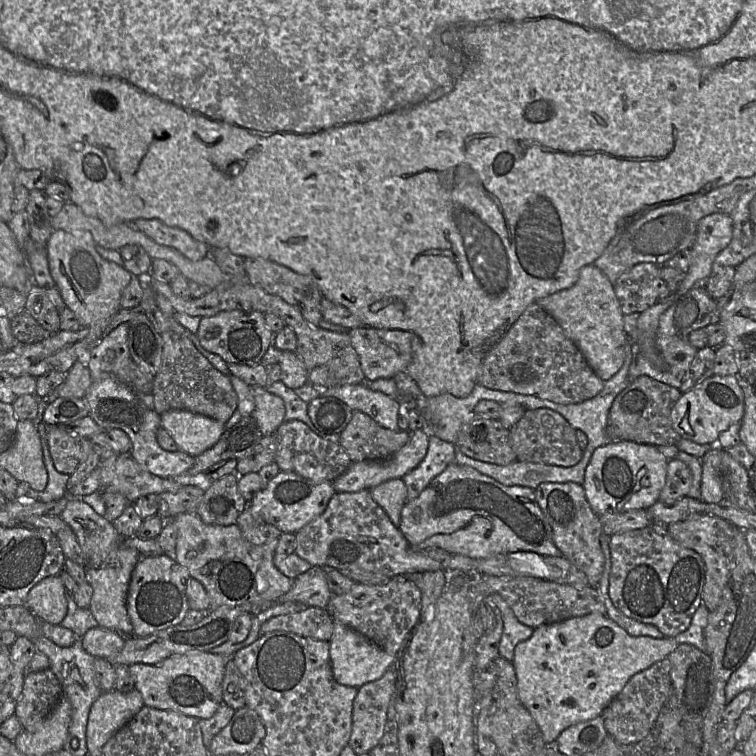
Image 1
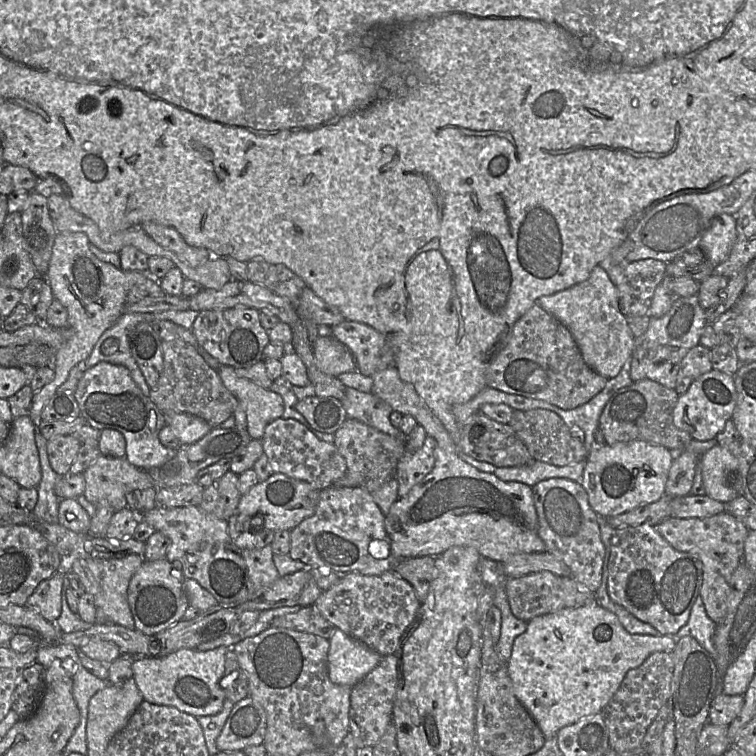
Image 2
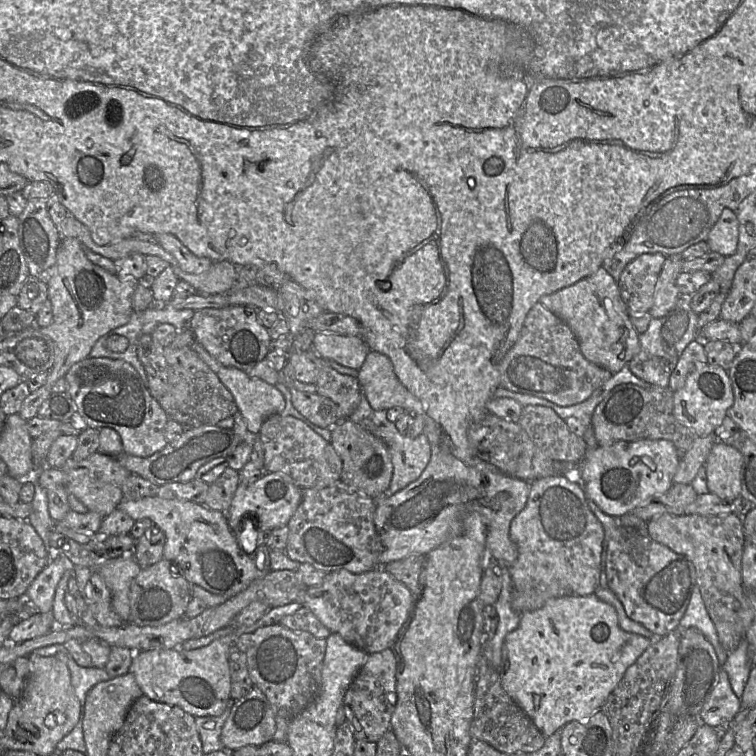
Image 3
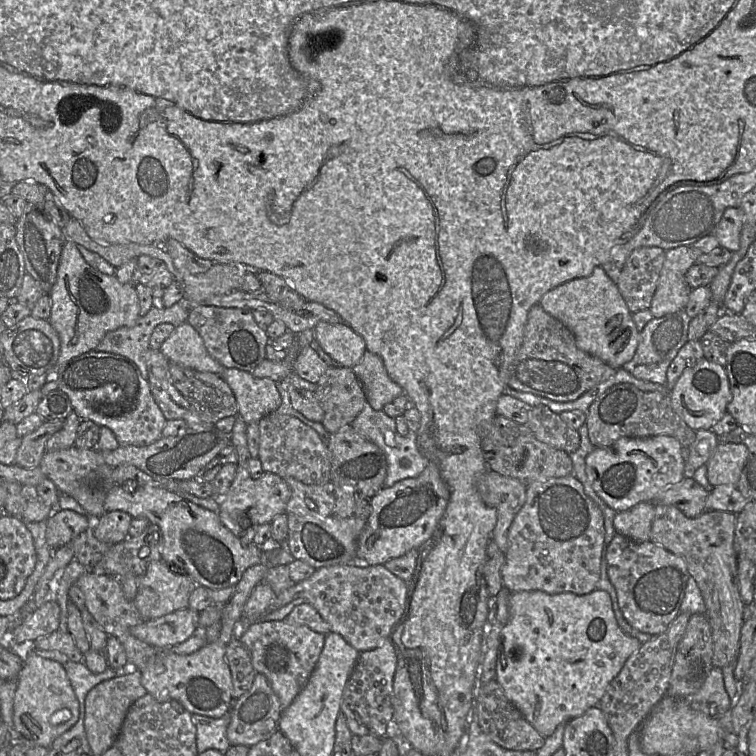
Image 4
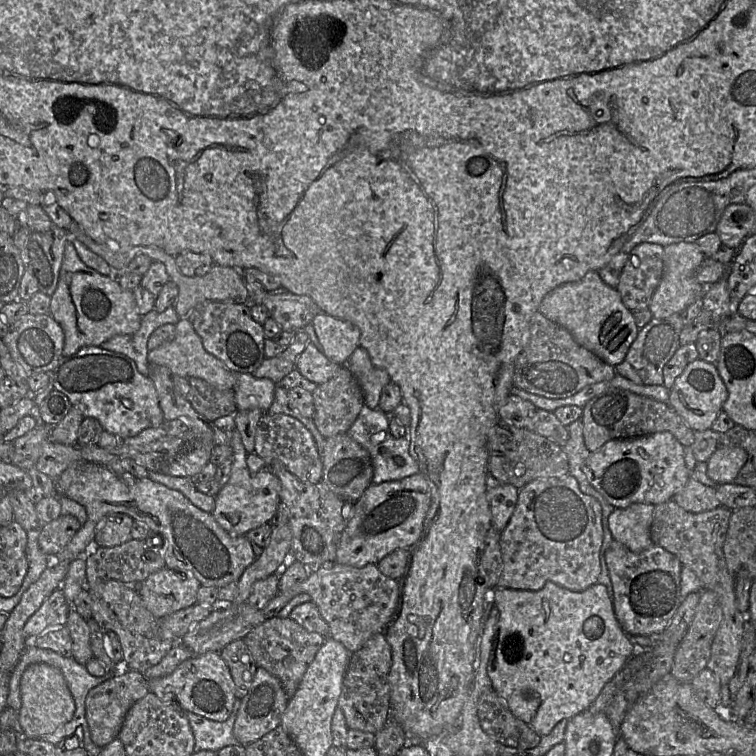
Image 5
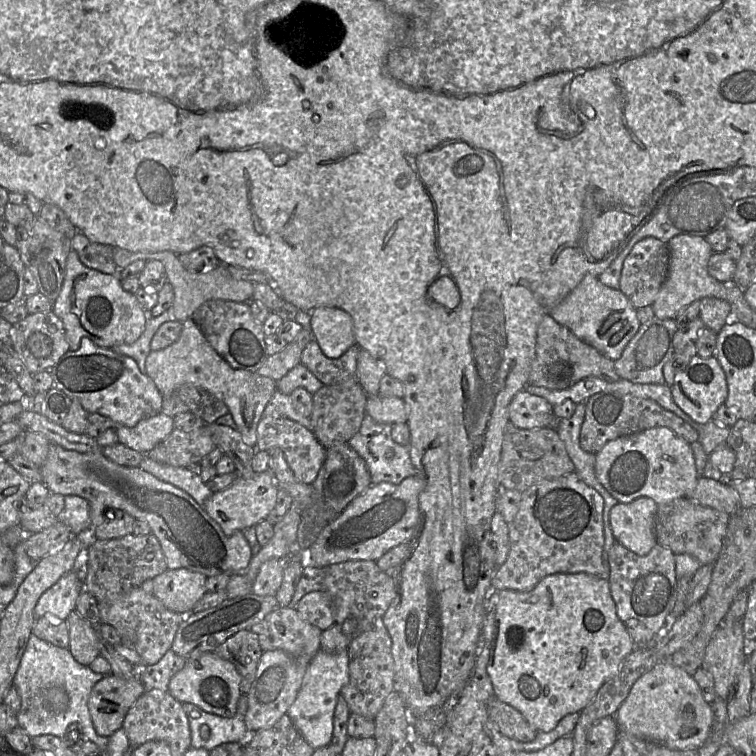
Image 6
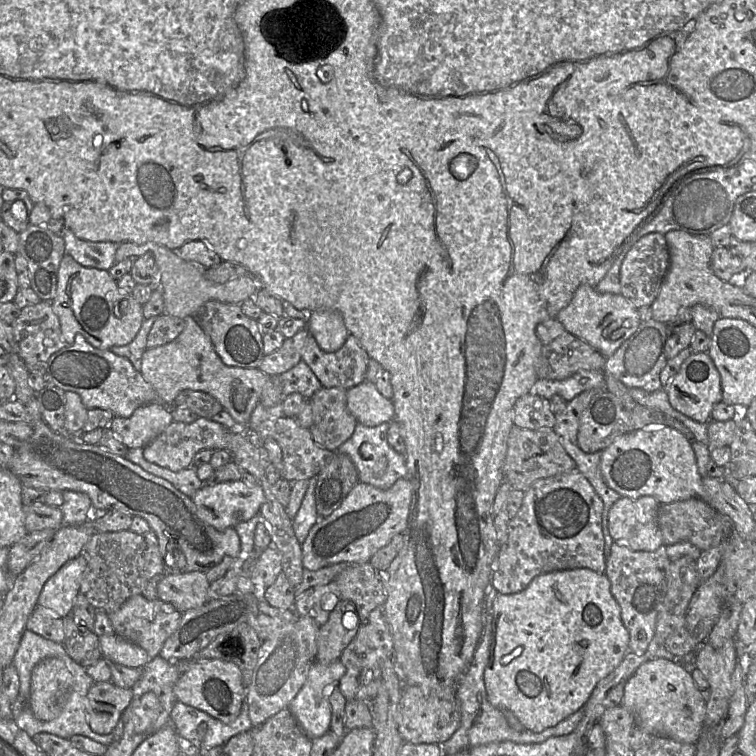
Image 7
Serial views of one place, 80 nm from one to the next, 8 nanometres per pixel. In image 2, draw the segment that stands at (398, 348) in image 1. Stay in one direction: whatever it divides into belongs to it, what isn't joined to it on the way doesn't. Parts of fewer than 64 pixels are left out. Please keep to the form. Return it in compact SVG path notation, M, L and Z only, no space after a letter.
M345 319L330 329L331 334L351 351L357 370L364 376L372 376L394 365L394 352L388 339L373 327Z

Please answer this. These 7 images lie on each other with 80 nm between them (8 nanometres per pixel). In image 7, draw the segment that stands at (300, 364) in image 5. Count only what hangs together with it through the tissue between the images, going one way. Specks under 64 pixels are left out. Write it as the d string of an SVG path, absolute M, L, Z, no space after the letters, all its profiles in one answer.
M351 334L335 352L323 351L316 339L309 335L302 351L302 359L322 387L341 387L347 390L365 380L370 357Z

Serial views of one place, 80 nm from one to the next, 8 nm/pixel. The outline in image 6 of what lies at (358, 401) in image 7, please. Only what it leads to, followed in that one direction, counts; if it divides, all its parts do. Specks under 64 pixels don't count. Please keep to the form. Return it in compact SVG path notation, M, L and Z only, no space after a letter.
M379 394L368 396L365 412L378 423L406 423L407 407L402 398L383 398Z

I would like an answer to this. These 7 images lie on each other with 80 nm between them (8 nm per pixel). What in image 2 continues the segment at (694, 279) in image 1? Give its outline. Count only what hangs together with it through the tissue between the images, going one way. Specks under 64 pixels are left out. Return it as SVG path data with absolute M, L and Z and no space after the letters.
M720 214L715 216L707 231L703 235L699 247L704 253L704 260L710 262L714 267L728 259L737 239L736 219L731 214Z

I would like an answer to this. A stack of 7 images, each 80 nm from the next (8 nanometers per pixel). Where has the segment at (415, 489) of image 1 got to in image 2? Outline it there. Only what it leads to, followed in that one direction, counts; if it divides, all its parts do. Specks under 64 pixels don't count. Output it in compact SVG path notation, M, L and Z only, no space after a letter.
M427 436L423 446L415 452L404 452L397 462L396 479L398 496L404 497L411 488L420 482L434 467L436 440Z

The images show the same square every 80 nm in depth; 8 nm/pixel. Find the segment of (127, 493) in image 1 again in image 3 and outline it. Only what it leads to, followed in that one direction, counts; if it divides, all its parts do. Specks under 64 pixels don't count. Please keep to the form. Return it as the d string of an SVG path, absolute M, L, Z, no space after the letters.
M99 451L84 460L68 459L62 467L62 471L67 476L67 484L64 487L68 494L75 496L84 504L88 511L96 512L102 517L106 517L117 509L123 499L123 482L131 473L119 463L116 457Z

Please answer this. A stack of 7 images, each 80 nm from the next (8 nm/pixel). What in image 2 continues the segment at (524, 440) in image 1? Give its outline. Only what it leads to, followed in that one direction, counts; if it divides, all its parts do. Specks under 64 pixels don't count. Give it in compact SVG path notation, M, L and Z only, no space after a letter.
M532 409L529 411L514 411L510 423L517 437L527 448L531 457L555 466L566 466L579 461L585 461L588 451L584 444L570 433L570 428L559 415L548 409Z

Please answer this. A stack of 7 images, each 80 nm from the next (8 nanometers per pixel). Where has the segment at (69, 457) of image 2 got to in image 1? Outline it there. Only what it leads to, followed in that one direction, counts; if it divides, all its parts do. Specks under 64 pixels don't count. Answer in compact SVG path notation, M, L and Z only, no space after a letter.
M48 425L45 436L54 469L61 474L73 474L77 466L94 452L89 439L71 436L57 425Z

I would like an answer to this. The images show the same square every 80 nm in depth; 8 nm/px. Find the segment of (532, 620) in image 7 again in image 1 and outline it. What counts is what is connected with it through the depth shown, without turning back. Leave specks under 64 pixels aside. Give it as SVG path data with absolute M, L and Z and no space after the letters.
M591 613L585 616L570 618L562 622L539 626L534 628L529 639L519 642L514 650L512 664L517 677L518 697L539 726L543 734L544 742L552 742L557 740L560 733L566 728L579 722L584 722L601 716L604 709L621 692L623 687L633 675L649 668L654 663L667 658L668 655L674 651L677 645L678 644L674 637L663 637L661 639L656 639L649 636L631 636L623 628L612 621L606 614L600 613Z

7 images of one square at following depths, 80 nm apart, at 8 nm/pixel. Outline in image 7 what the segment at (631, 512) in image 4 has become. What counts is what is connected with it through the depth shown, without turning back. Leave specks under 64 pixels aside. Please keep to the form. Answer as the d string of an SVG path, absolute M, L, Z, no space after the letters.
M652 496L637 499L620 497L609 510L609 532L615 543L635 551L654 551L663 545L662 534L657 523L660 503Z

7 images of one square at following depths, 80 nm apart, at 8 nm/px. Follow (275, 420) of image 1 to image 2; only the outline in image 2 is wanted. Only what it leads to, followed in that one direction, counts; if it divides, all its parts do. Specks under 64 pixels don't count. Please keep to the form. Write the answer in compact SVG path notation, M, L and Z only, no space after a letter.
M220 364L216 372L224 386L245 404L247 431L252 439L261 439L266 426L273 420L281 418L284 401L281 395L258 386L252 381L239 377L235 368Z

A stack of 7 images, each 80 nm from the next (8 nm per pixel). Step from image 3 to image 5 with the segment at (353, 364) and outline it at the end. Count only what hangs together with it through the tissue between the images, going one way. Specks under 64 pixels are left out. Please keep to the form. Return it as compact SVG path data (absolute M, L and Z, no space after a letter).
M320 313L312 320L322 353L332 362L347 365L356 348L360 347L359 329L347 320Z

